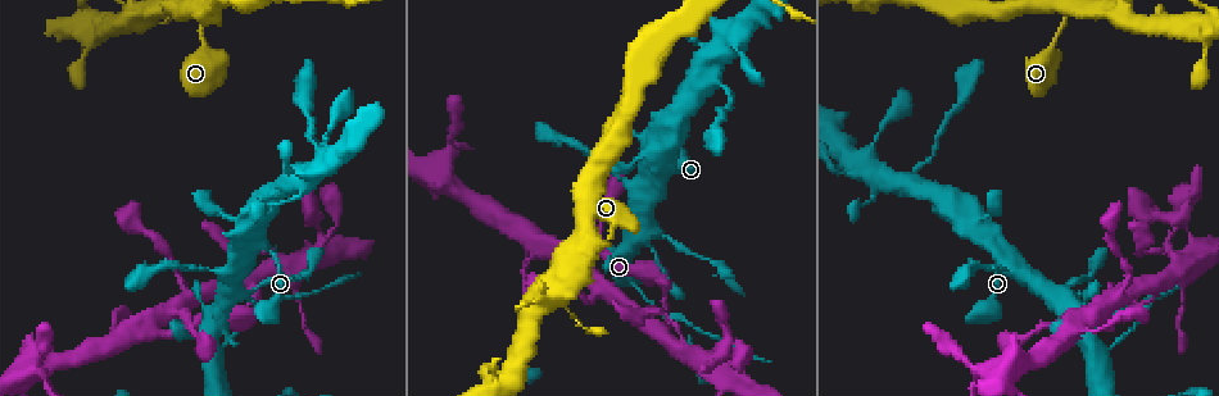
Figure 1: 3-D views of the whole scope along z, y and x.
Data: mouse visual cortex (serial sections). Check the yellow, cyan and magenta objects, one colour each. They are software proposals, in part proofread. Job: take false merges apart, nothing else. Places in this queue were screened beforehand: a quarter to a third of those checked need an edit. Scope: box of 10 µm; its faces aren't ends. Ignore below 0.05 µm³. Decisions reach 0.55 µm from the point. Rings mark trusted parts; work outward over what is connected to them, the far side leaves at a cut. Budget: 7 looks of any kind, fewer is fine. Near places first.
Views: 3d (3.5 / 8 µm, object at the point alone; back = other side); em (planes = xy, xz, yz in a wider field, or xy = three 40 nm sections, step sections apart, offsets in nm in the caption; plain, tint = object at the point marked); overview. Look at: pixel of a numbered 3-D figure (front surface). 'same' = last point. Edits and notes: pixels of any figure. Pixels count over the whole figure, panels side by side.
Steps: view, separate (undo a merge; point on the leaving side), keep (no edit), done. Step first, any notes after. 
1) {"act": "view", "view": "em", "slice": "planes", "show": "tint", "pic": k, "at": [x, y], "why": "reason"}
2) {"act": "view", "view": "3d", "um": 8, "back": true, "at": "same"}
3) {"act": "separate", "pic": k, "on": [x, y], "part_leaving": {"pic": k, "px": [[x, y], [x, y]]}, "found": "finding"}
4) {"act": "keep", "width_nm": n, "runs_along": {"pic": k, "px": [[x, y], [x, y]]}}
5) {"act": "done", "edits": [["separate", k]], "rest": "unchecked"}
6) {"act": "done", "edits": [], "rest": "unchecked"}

{"act": "view", "view": "3d", "um": 3.5, "pic": 1, "at": [168, 330], "why": "four-way junction"}

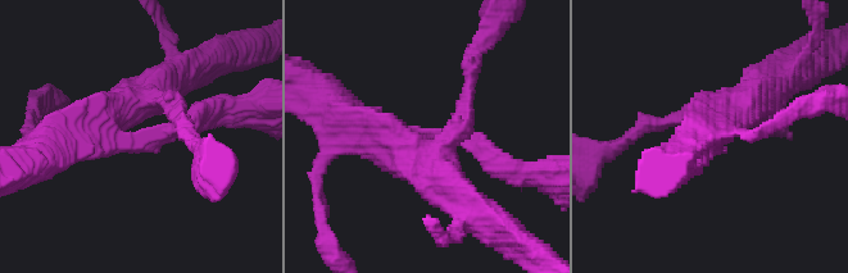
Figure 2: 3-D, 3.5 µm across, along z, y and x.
{"act": "view", "view": "em", "slice": "xy", "step": 3, "show": "tint", "pic": 2, "at": [145, 134], "why": "need the tissue"}

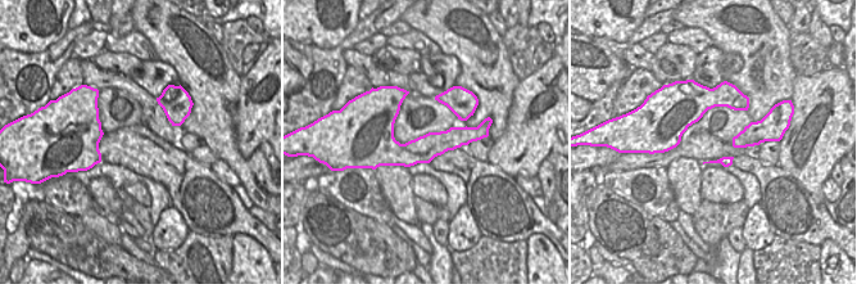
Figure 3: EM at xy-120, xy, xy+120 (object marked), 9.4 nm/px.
{"act": "keep", "runs_along": {"pic": 2, "px": [[502, 167], [458, 133], [359, 127]]}, "found": "all the same cell"}

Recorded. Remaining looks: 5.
{"act": "view", "view": "3d", "um": 3.5, "pic": 1, "at": [1130, 330], "why": "narrows sharply"}

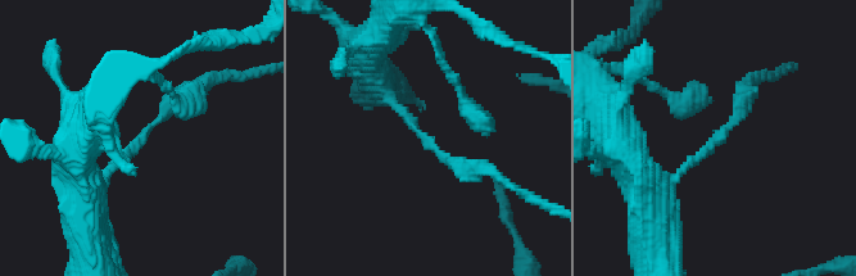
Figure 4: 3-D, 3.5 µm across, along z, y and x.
{"act": "view", "view": "em", "slice": "xy", "step": 2, "show": "tint", "pic": 4, "at": [139, 141], "arm_widths_nm": [200, 200]}

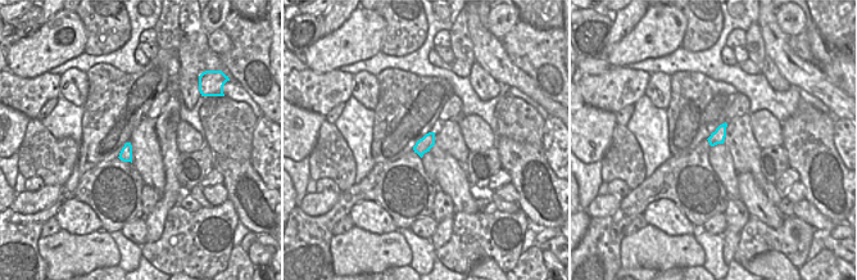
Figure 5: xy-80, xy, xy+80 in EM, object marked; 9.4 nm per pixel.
{"act": "separate", "pic": 4, "on": [465, 176], "part_leaving": {"pic": 4, "px": [[444, 158], [488, 167], [543, 203]]}, "found": "a second cell is stuck on"}

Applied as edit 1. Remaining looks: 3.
{"act": "view", "view": "3d", "um": 8, "pic": 1, "at": [30, 370], "why": "abrupt turn"}

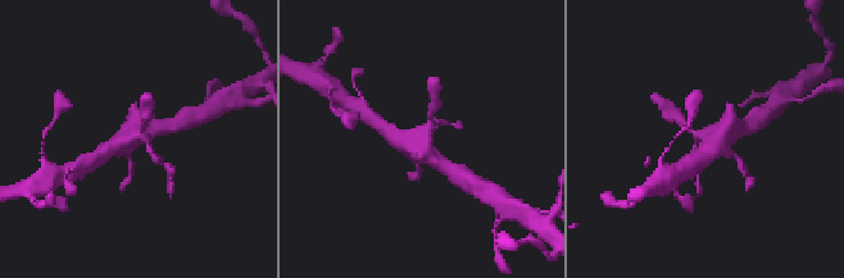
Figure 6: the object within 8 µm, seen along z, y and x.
{"act": "view", "view": "em", "slice": "xy", "step": 2, "show": "tint", "at": "same", "why": "need the tissue"}

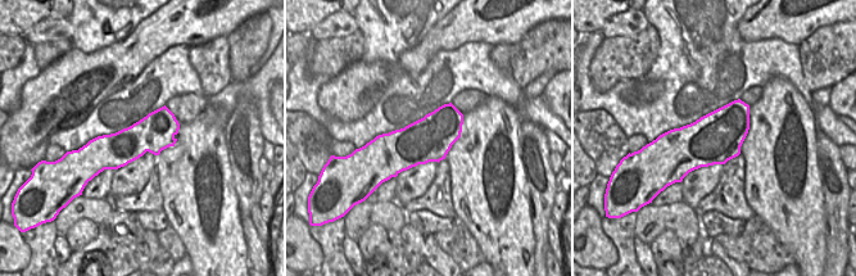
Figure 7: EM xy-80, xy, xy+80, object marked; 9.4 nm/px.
{"act": "keep", "runs_along": {"pic": 6, "px": [[449, 171], [422, 150], [431, 113]]}, "found": "one cell here"}

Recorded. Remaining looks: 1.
{"act": "done", "edits": [["separate", 4]], "rest": "unchecked"}

